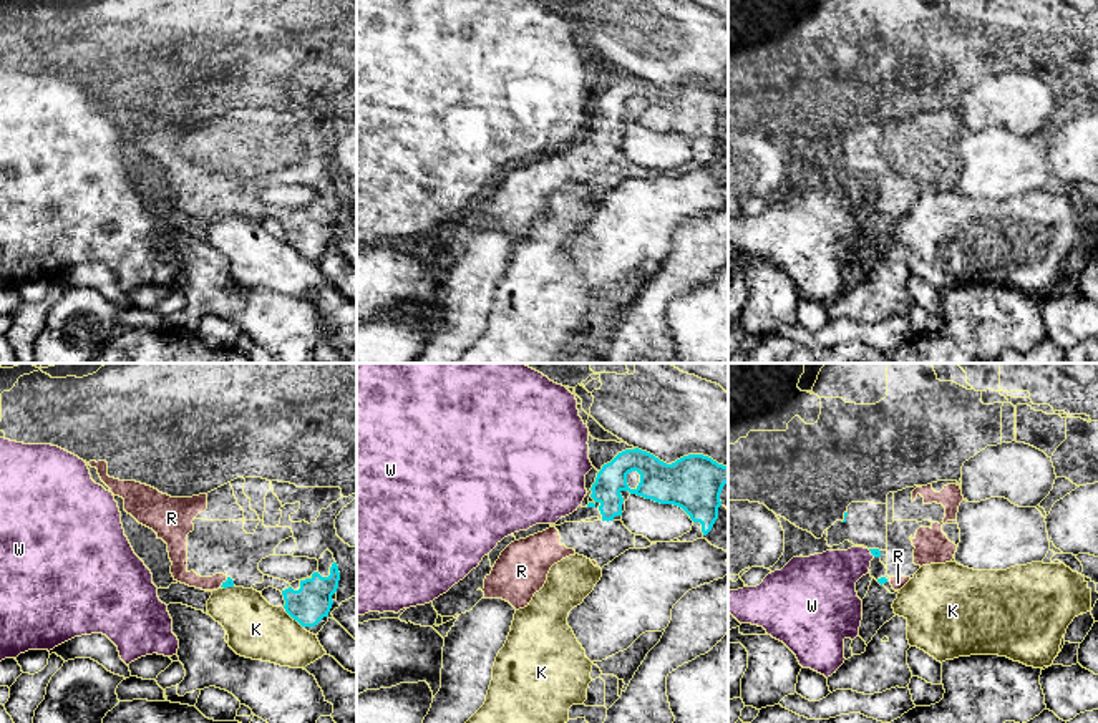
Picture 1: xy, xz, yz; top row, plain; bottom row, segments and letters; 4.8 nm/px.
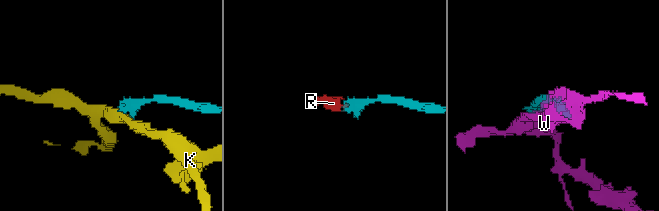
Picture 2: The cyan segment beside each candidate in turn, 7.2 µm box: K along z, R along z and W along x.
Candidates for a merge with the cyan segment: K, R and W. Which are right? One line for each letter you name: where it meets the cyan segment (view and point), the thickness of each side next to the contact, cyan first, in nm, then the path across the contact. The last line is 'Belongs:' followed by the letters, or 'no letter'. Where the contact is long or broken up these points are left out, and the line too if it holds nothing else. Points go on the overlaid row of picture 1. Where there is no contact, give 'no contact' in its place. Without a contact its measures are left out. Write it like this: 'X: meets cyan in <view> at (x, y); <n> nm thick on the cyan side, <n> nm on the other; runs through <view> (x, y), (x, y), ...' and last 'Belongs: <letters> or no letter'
R: meets cyan in xy at (223, 582); 50 nm thick on the cyan side, 80 nm on the other; runs through xy (229, 582), (223, 582), (191, 579), (179, 554)
Belongs: R

